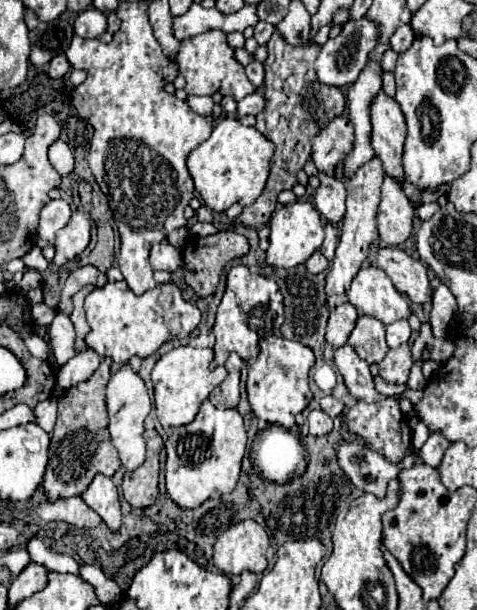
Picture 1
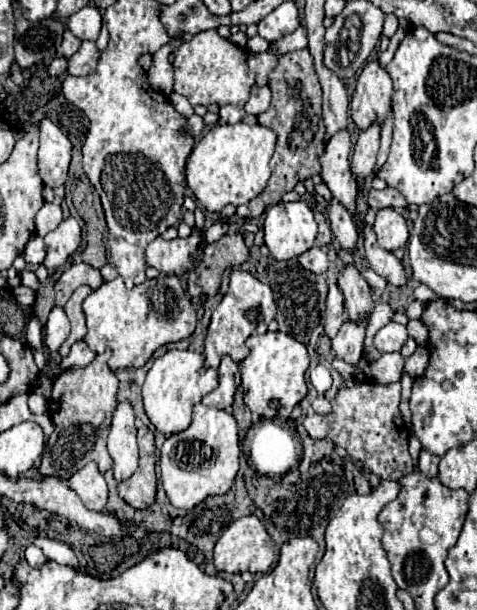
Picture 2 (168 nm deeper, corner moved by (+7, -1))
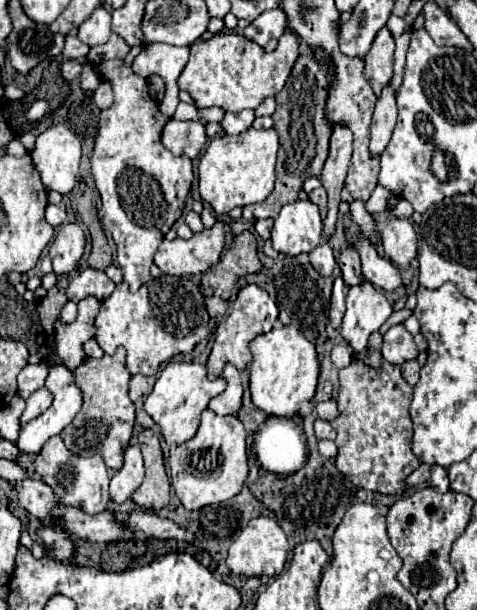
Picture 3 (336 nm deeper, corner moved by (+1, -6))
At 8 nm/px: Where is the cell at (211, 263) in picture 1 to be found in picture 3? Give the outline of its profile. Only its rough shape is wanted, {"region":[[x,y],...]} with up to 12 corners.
{"region":[[243,231],[211,271],[213,295],[229,299],[237,279],[259,273],[257,243]]}

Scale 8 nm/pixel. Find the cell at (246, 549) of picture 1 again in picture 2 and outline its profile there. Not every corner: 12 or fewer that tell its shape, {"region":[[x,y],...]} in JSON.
{"region":[[257,516],[235,520],[217,540],[219,572],[265,574],[273,540]]}

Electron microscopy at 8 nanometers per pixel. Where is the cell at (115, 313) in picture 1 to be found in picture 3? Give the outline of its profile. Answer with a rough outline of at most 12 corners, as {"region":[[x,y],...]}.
{"region":[[161,275],[101,303],[95,339],[155,375],[207,337],[187,277]]}

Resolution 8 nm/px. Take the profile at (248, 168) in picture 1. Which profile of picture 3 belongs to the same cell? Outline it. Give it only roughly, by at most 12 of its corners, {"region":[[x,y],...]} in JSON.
{"region":[[217,135],[199,159],[199,193],[217,215],[265,201],[279,137]]}

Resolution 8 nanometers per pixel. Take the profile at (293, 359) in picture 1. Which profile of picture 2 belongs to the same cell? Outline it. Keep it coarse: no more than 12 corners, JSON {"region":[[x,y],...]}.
{"region":[[281,332],[247,340],[247,408],[287,420],[305,398],[307,348]]}

